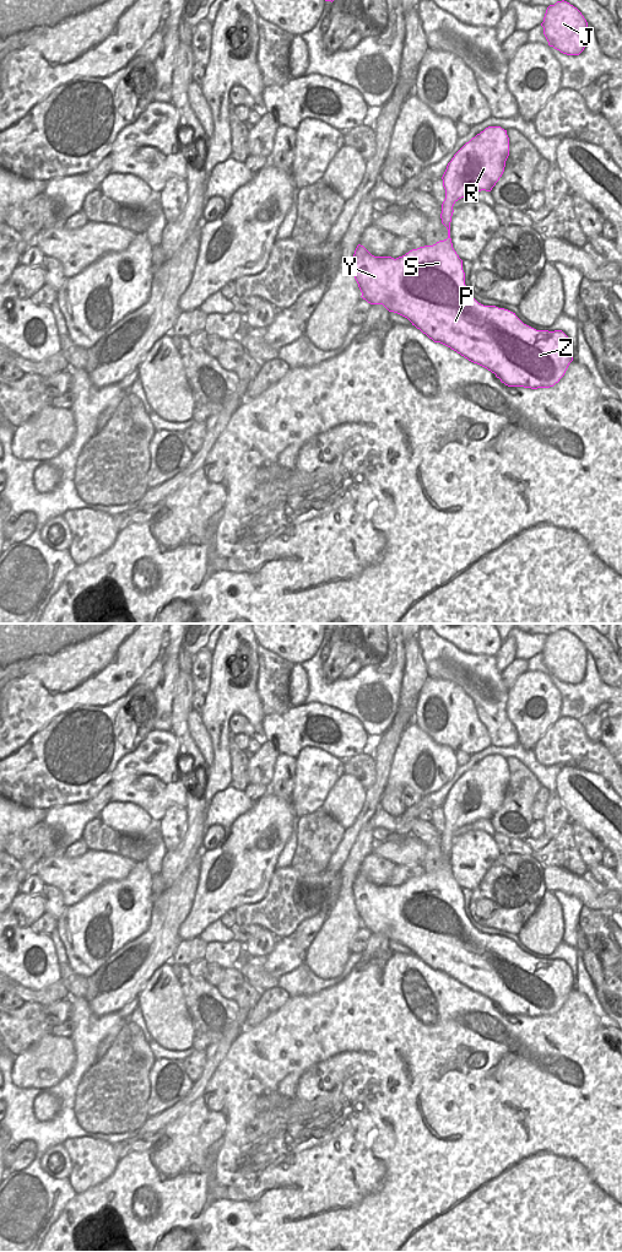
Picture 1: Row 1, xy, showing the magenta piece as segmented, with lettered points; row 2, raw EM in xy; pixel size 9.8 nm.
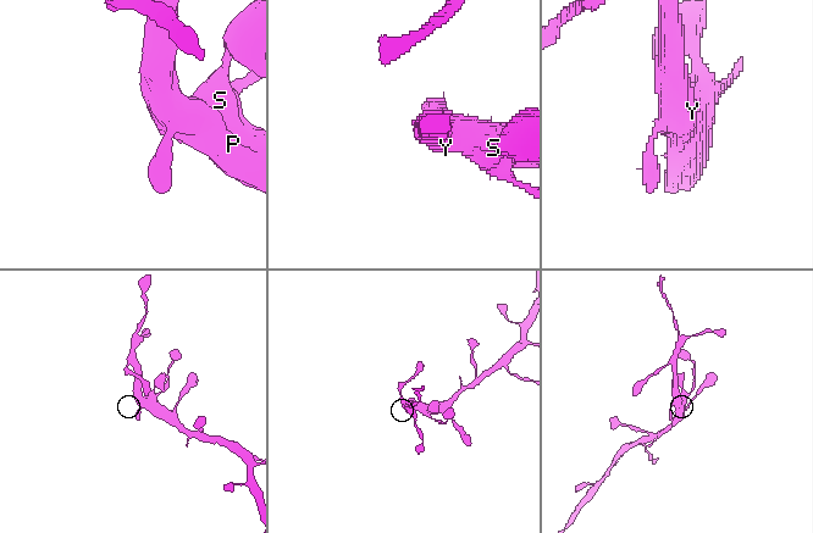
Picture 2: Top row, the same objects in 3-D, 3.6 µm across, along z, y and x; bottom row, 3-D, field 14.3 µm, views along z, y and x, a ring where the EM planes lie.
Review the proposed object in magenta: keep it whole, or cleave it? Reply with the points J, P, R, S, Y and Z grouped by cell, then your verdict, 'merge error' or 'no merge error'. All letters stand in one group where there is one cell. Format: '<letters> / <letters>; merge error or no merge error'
J P R S Y Z; no merge error

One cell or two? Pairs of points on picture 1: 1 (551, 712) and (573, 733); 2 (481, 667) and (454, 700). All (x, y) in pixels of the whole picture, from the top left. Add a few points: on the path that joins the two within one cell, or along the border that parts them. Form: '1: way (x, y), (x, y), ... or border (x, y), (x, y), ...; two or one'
1: border (560, 716), (539, 740); two
2: border (436, 679), (455, 683), (471, 699), (477, 714); two

